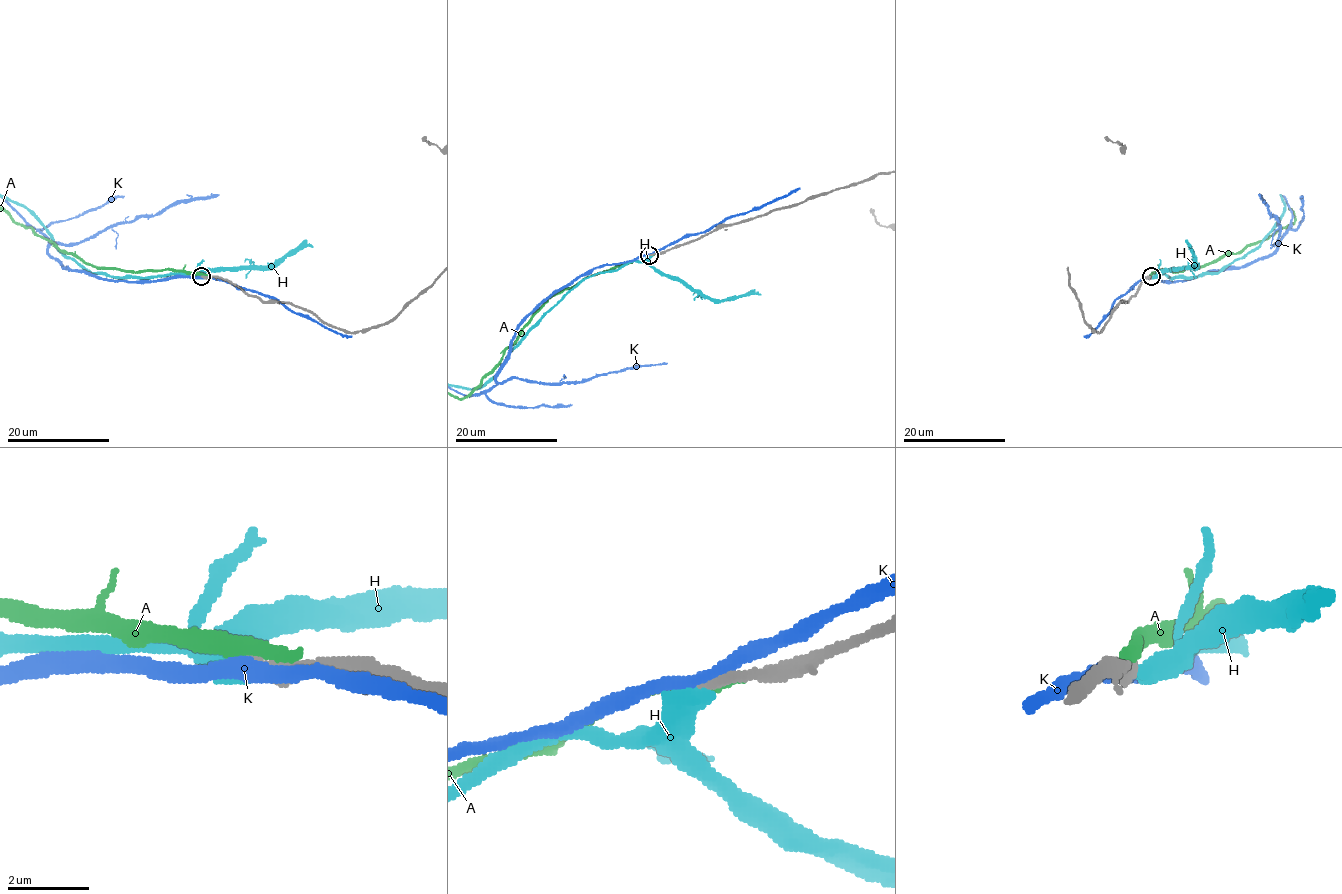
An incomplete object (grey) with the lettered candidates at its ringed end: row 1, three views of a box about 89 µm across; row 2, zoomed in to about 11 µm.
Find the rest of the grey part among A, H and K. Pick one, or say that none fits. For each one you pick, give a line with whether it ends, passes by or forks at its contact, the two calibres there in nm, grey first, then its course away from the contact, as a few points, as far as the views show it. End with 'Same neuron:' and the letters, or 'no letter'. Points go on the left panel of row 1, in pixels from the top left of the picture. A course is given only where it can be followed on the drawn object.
Same neuron: no letter

